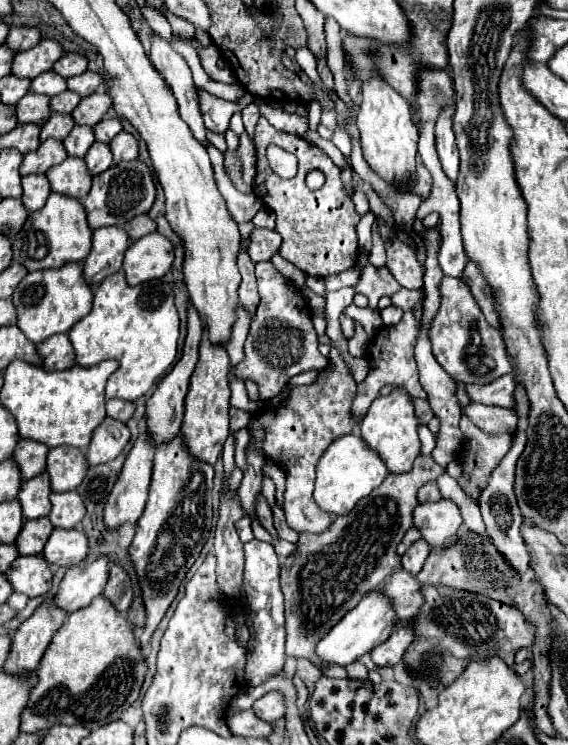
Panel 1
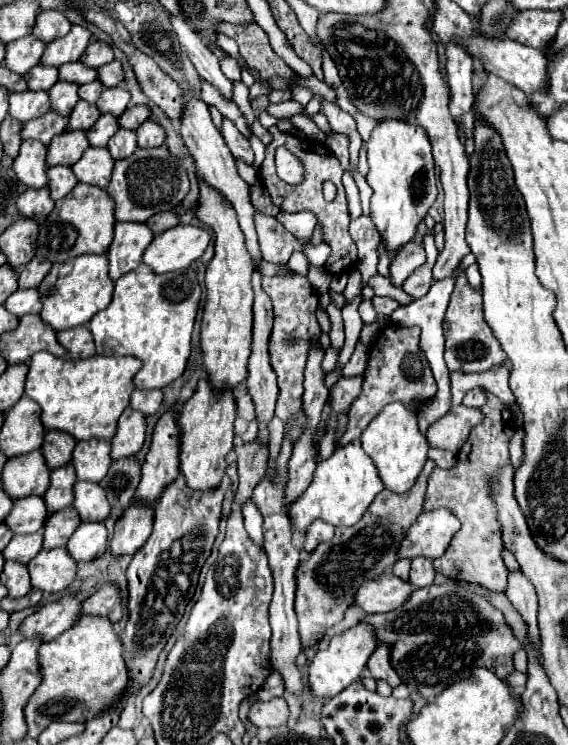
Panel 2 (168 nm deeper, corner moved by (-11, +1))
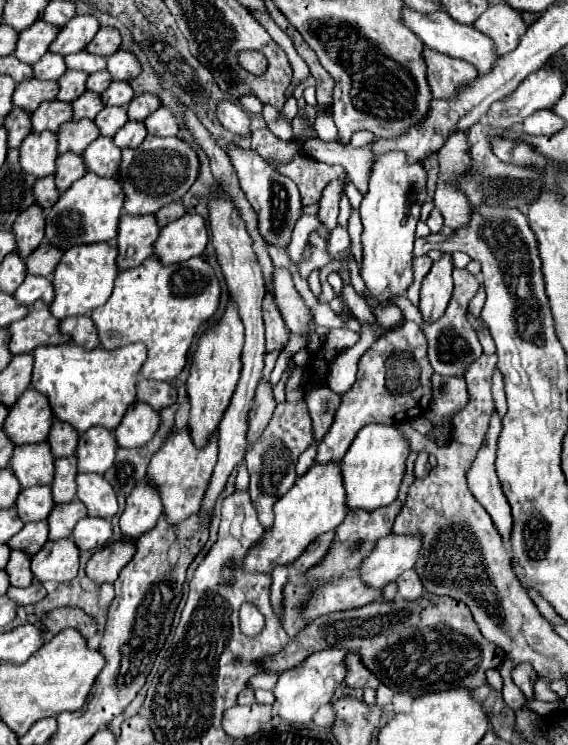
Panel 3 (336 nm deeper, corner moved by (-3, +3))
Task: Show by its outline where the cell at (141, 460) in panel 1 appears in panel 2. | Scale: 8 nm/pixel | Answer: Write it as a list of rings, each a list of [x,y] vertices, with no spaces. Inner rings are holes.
[[[132,501],[114,525],[110,551],[118,557],[126,553],[128,555],[136,553],[150,537],[152,517],[154,517],[154,511],[150,509],[150,505],[140,505]]]

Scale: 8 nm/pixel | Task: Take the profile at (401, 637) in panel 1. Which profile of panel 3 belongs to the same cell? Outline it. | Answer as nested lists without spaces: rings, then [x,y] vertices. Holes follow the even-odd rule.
[[[348,655],[344,663],[346,663],[346,677],[344,677],[346,687],[350,687],[350,689],[372,687],[372,689],[376,689],[380,685],[380,681],[360,663],[360,659],[356,659],[356,655]]]

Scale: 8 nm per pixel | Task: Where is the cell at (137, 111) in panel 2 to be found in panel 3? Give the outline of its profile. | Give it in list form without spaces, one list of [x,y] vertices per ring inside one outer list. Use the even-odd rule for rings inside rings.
[[[142,93],[142,95],[136,95],[130,105],[128,105],[128,119],[140,119],[144,121],[150,113],[154,113],[158,107],[160,107],[160,99],[158,95],[154,93]]]

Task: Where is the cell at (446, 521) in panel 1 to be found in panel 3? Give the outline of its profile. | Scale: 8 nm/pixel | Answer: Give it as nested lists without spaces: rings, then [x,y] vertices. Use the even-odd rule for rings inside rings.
[[[388,535],[380,539],[374,551],[358,567],[360,579],[372,589],[384,589],[404,571],[412,569],[420,551],[416,535]]]

